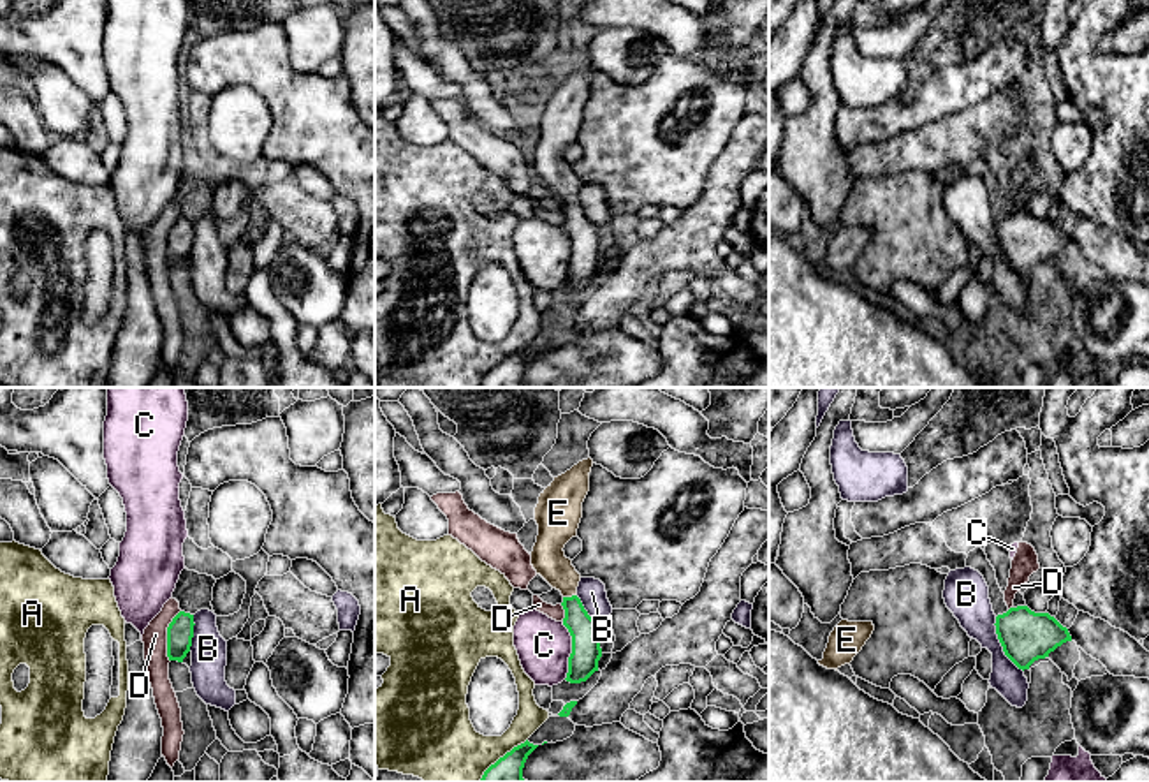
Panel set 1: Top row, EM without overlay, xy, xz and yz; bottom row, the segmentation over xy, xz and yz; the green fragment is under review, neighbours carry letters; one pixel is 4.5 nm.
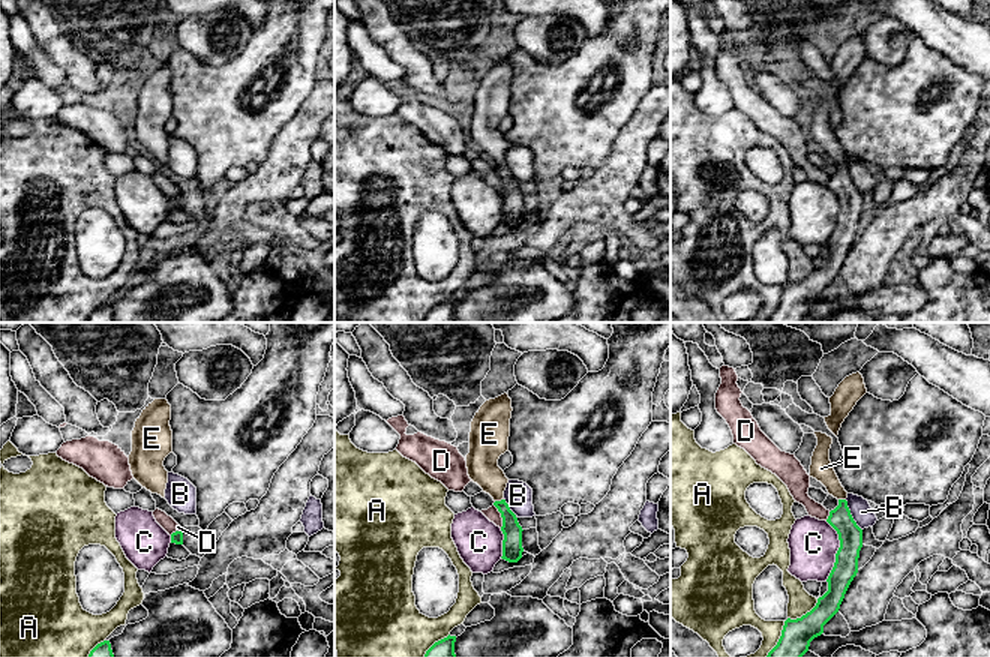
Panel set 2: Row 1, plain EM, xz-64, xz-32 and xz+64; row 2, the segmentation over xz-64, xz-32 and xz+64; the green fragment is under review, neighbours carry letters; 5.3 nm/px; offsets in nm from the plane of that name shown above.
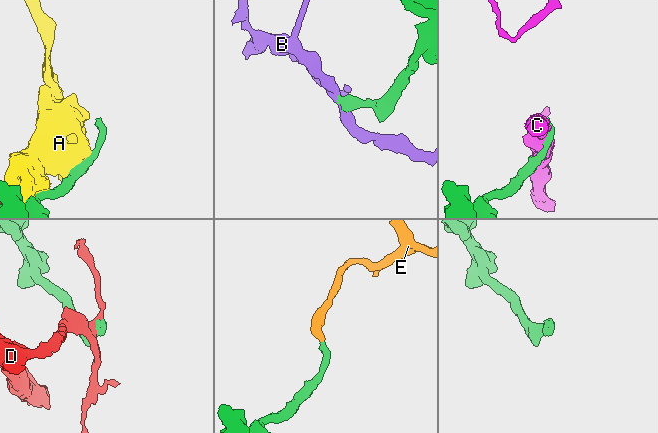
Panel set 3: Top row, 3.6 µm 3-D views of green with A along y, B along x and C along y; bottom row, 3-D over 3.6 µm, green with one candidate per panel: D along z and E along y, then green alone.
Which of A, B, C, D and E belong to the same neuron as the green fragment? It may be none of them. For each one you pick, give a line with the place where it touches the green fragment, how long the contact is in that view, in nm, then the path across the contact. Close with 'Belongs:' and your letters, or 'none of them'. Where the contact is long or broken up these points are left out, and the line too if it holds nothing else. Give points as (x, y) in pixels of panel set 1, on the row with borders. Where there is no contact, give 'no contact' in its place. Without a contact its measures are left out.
E: xz (569, 597) | 70 nm | across xz (583, 629), (569, 597), (567, 580), (548, 557)
Belongs: E

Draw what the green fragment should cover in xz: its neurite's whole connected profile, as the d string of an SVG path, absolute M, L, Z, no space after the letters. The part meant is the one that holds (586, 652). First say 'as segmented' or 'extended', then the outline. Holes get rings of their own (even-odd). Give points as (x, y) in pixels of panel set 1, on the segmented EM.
extended; M582 460L540 493L535 507L538 525L537 542L531 551L531 565L553 588L563 595L563 625L572 636L572 653L568 657L567 682L586 682L598 671L602 657L596 620L588 615L577 586L581 574L565 557L565 544L577 535L582 518L582 502L589 491L589 472L593 460Z

